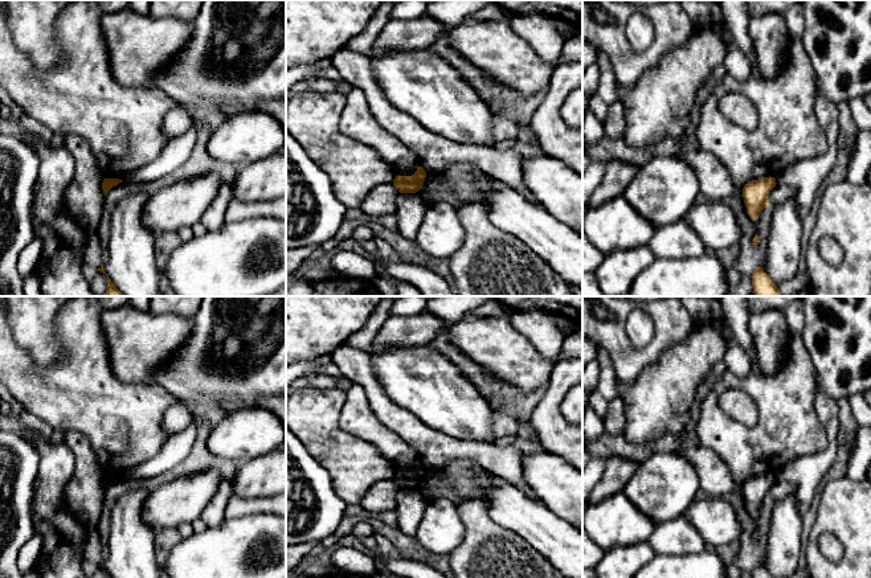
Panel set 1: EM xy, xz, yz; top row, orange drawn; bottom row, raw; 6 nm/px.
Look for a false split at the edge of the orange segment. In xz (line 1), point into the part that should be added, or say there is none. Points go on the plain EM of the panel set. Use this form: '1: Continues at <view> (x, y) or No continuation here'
1: No continuation here

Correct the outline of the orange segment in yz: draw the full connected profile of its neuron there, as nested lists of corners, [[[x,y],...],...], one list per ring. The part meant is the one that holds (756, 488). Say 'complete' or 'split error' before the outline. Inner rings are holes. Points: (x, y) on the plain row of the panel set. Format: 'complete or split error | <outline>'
complete | [[[761,474],[752,476],[743,484],[744,500],[748,505],[749,513],[756,517],[764,504],[769,501],[769,488],[776,483],[774,474]]]

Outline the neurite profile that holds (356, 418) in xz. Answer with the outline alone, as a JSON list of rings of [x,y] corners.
[[[353,384],[347,390],[339,423],[348,434],[375,444],[396,472],[412,472],[422,463],[417,451],[375,415],[361,385]]]

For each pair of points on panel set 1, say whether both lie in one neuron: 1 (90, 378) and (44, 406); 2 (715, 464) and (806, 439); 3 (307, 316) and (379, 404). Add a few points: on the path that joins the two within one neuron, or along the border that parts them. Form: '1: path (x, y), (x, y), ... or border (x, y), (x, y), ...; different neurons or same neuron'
1: path (78, 390), (73, 396), (56, 396); same neuron
2: border (698, 445), (724, 463), (733, 491); different neurons
3: border (343, 343), (331, 352); different neurons

